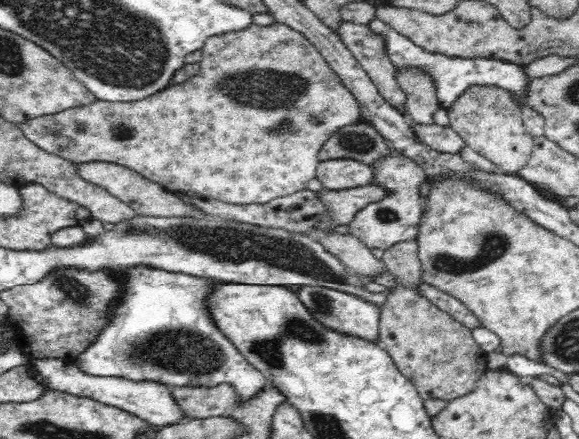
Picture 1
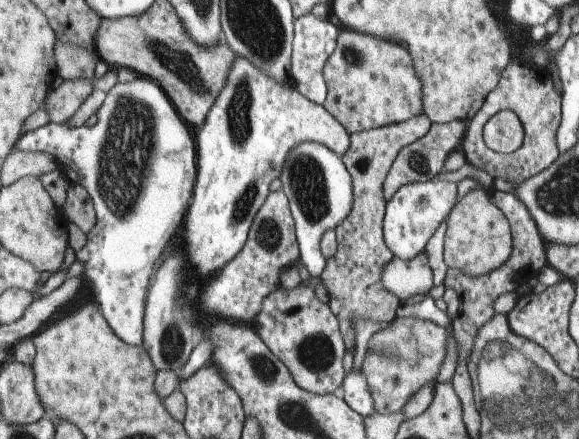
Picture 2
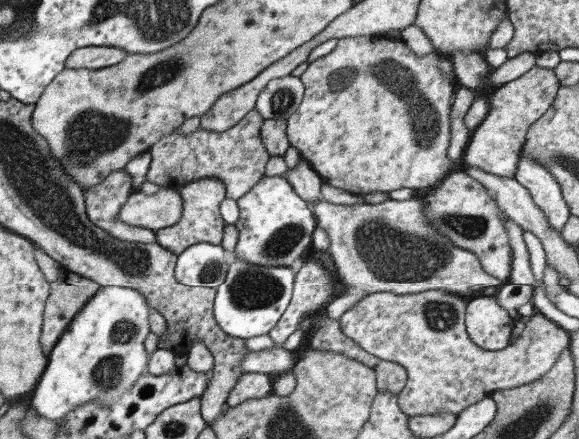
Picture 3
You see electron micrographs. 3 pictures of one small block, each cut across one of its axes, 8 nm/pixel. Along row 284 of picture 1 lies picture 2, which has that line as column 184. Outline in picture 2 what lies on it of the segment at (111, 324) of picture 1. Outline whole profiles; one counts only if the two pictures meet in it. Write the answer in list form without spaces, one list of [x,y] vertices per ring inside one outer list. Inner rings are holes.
[[[135,78],[131,82],[117,82],[115,86],[111,86],[111,90],[105,94],[105,100],[101,102],[101,106],[95,110],[95,114],[91,114],[91,122],[83,122],[81,126],[69,126],[69,120],[63,120],[59,124],[49,124],[49,126],[39,126],[39,128],[33,128],[33,130],[25,130],[21,134],[21,138],[17,140],[15,144],[15,152],[21,150],[21,152],[47,152],[49,156],[55,158],[55,164],[67,172],[67,176],[71,178],[71,182],[79,182],[87,196],[91,198],[91,204],[95,208],[95,216],[97,216],[97,222],[93,224],[93,228],[87,232],[87,240],[85,240],[85,246],[81,250],[75,252],[75,260],[83,264],[83,272],[79,274],[81,276],[81,282],[85,286],[85,292],[87,296],[97,304],[97,308],[101,310],[101,316],[105,320],[105,324],[111,328],[111,332],[115,334],[115,338],[119,338],[121,342],[125,342],[127,346],[135,346],[135,348],[143,348],[143,312],[145,312],[145,292],[149,290],[149,280],[151,280],[151,274],[155,272],[155,266],[157,266],[157,258],[161,256],[161,250],[167,248],[171,244],[171,234],[177,232],[177,226],[179,222],[183,222],[185,214],[187,214],[187,208],[189,208],[189,202],[193,200],[193,188],[195,188],[195,178],[197,178],[197,152],[195,152],[195,138],[193,138],[193,130],[183,122],[183,118],[177,114],[175,106],[171,104],[171,100],[165,96],[165,92],[149,78]]]

